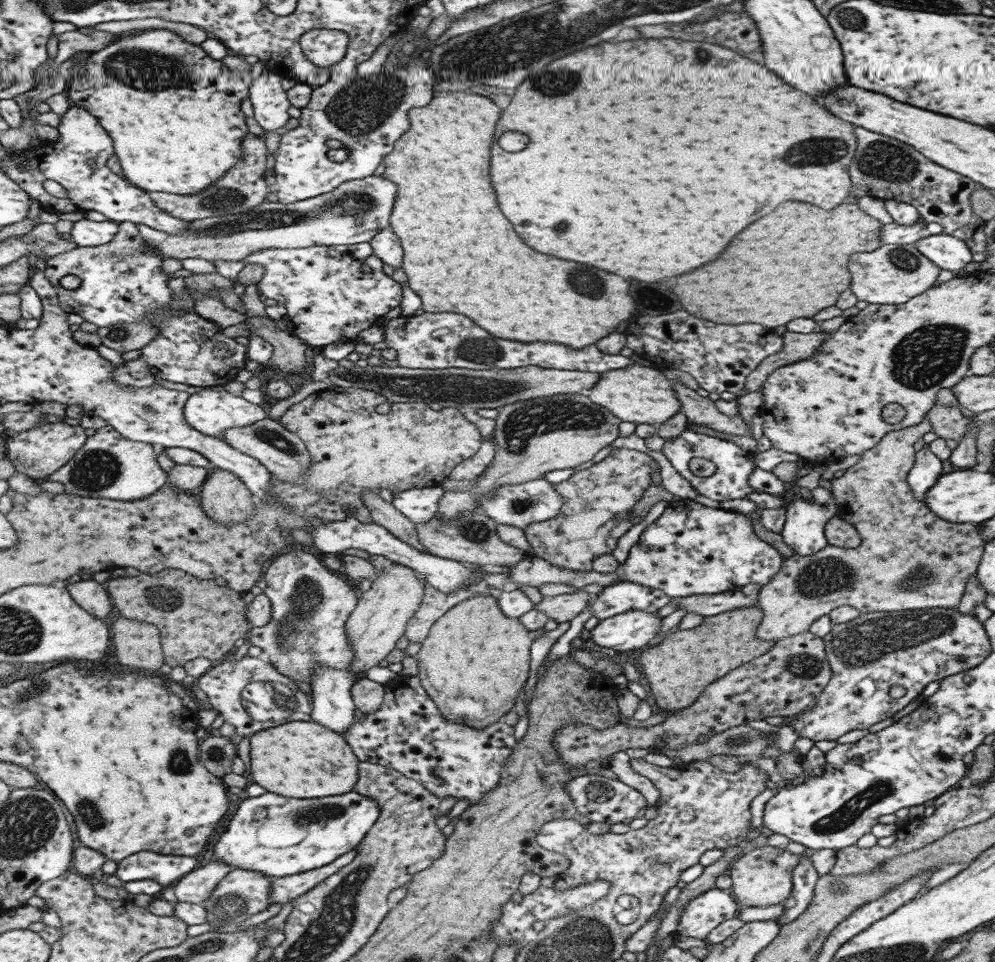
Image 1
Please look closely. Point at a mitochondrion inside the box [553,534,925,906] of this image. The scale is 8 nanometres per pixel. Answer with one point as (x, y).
(877, 790)

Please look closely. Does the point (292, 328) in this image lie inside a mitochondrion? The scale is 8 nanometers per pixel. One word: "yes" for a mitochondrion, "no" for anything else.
no

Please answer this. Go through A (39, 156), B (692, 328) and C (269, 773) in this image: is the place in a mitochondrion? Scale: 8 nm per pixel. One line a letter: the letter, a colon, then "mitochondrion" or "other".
A: other
B: other
C: other

